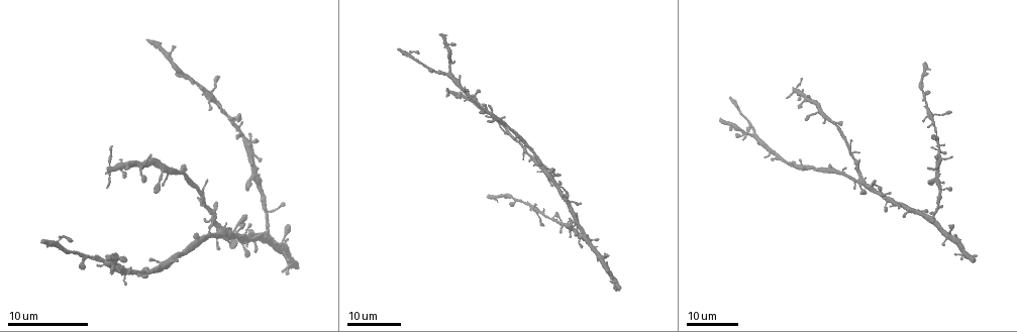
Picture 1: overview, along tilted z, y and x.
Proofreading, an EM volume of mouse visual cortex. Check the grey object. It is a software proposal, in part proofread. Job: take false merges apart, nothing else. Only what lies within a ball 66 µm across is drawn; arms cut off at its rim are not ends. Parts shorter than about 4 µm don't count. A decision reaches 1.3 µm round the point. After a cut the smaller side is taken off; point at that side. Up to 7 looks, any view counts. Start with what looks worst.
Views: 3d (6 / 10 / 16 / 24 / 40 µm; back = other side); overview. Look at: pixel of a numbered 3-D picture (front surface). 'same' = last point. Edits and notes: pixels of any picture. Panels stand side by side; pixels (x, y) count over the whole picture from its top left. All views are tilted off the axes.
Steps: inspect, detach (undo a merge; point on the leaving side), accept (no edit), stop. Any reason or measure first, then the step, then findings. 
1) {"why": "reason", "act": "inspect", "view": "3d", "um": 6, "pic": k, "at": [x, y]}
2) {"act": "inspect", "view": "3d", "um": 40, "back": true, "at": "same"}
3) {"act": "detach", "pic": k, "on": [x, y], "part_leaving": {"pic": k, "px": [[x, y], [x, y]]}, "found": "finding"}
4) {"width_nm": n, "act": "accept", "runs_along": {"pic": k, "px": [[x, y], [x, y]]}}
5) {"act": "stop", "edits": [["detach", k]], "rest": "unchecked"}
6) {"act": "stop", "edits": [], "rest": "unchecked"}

{"why": "two arms in line, one across", "act": "inspect", "view": "3d", "um": 16, "pic": 1, "at": [108, 164]}

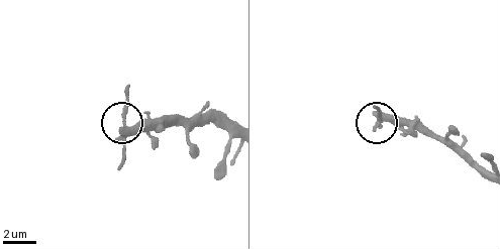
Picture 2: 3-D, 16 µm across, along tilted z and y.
{"why": "zoom in", "act": "inspect", "view": "3d", "um": 10, "pic": 2, "at": [127, 125]}

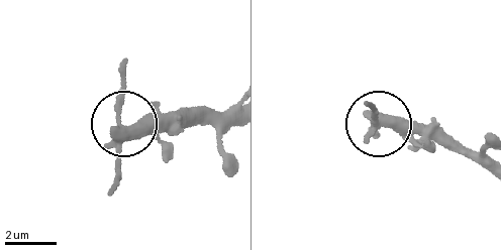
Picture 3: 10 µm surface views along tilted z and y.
{"width_nm": 330, "act": "detach", "pic": 3, "on": [120, 172], "part_leaving": {"pic": 3, "px": [[121, 131], [118, 98], [127, 64]]}, "found": "two cells meet here"}

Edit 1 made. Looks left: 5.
{"act": "inspect", "view": "3d", "um": 16, "pic": 1, "at": [268, 230]}

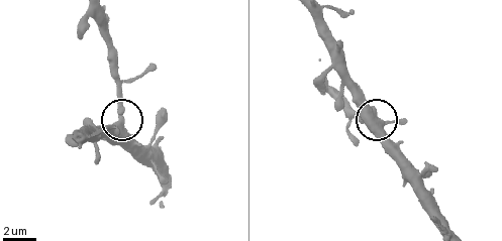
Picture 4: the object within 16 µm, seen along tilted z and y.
{"act": "inspect", "view": "3d", "um": 10, "pic": 4, "at": [121, 118]}

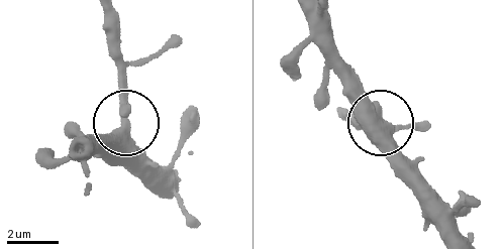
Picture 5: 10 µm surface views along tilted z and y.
{"act": "accept", "found": "continuous, no second cell"}

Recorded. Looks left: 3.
{"why": "a fork", "act": "inspect", "view": "3d", "um": 16, "pic": 1, "at": [218, 228]}

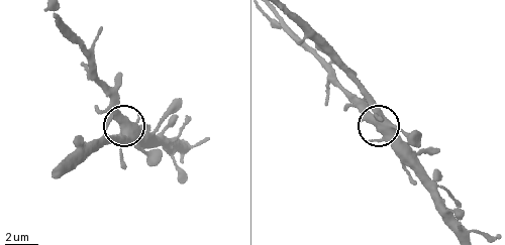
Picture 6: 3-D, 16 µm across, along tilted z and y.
{"act": "inspect", "view": "3d", "um": 10, "pic": 6, "at": [123, 127]}

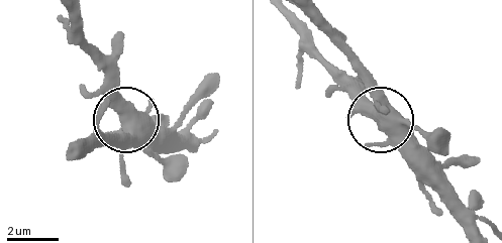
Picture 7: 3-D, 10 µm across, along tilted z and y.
{"act": "accept", "found": "all the same cell"}

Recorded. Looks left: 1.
{"act": "stop", "edits": [["detach", 3]], "rest": "unchecked"}

